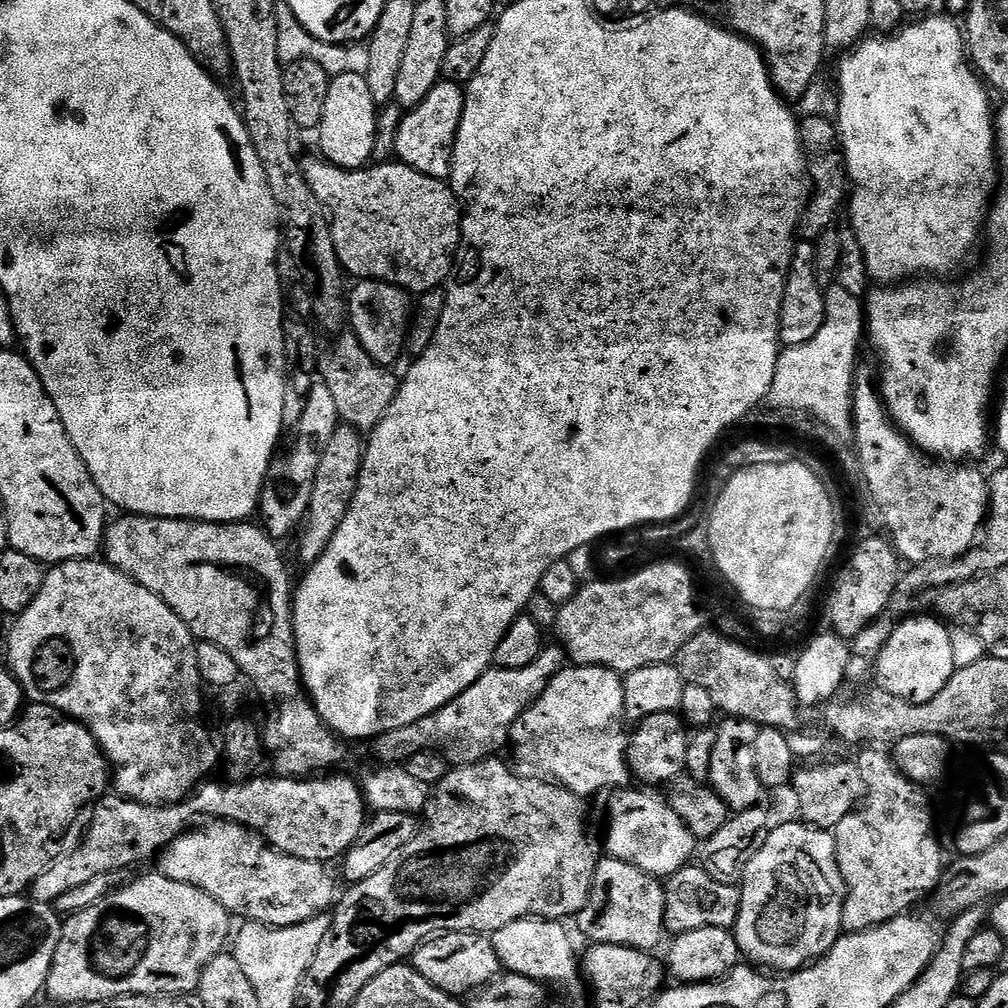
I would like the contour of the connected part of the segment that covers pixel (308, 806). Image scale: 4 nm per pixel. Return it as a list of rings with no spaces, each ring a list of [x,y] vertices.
[[[269,774],[243,782],[224,782],[224,785],[204,782],[193,788],[180,803],[163,806],[139,804],[122,796],[105,794],[95,804],[80,811],[76,823],[67,833],[66,843],[53,855],[48,867],[42,874],[38,874],[38,878],[32,884],[31,899],[55,905],[56,899],[66,894],[66,890],[85,884],[97,874],[124,872],[139,860],[148,860],[152,855],[153,859],[175,836],[179,836],[191,825],[188,823],[195,816],[208,816],[204,818],[209,821],[228,820],[231,824],[243,825],[255,832],[265,844],[270,844],[279,852],[285,852],[294,858],[321,862],[339,861],[344,853],[350,850],[350,846],[362,830],[366,819],[366,805],[362,799],[361,785],[357,781],[355,784],[348,776],[332,775],[336,774],[320,774],[315,778],[285,778]]]

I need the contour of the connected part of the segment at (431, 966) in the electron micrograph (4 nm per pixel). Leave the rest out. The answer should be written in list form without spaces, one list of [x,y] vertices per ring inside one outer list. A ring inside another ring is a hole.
[[[448,932],[419,944],[410,957],[412,967],[438,990],[457,998],[467,997],[476,988],[501,975],[502,965],[491,939],[479,932]]]

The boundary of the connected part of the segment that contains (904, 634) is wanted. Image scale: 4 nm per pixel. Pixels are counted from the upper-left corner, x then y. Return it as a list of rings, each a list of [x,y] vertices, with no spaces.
[[[935,615],[920,616],[917,620],[897,623],[889,641],[881,648],[874,663],[875,683],[882,690],[911,704],[930,702],[956,673],[954,650],[950,647],[950,628]]]

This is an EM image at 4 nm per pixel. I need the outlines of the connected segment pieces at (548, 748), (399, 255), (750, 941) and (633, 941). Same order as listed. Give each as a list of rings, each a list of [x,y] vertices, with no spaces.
[[[565,666],[561,668],[558,674],[554,674],[554,678],[550,678],[550,682],[546,686],[546,690],[542,690],[540,697],[529,706],[520,717],[514,722],[512,734],[510,737],[511,747],[516,747],[516,756],[520,760],[525,760],[528,764],[533,764],[536,768],[541,768],[545,777],[551,778],[553,781],[560,783],[566,790],[570,790],[576,796],[581,798],[599,797],[601,794],[609,790],[620,790],[625,787],[624,783],[629,783],[630,773],[628,771],[628,741],[629,737],[624,736],[624,724],[626,717],[624,715],[624,681],[621,673],[603,668],[602,666]]]
[[[323,158],[304,160],[304,177],[314,190],[314,198],[328,213],[332,223],[334,250],[340,267],[357,281],[380,280],[403,288],[409,294],[434,292],[445,287],[454,268],[456,251],[460,246],[463,213],[451,187],[399,162],[357,168],[340,168]]]
[[[795,823],[775,825],[765,835],[760,849],[744,867],[744,884],[739,885],[740,913],[734,935],[740,955],[776,974],[808,967],[826,955],[842,935],[846,889],[836,861],[835,835],[810,824]]]
[[[597,859],[588,901],[578,917],[580,932],[588,942],[652,952],[659,946],[660,939],[665,939],[665,918],[664,885],[657,877],[646,874],[638,866],[630,866],[630,862]]]

